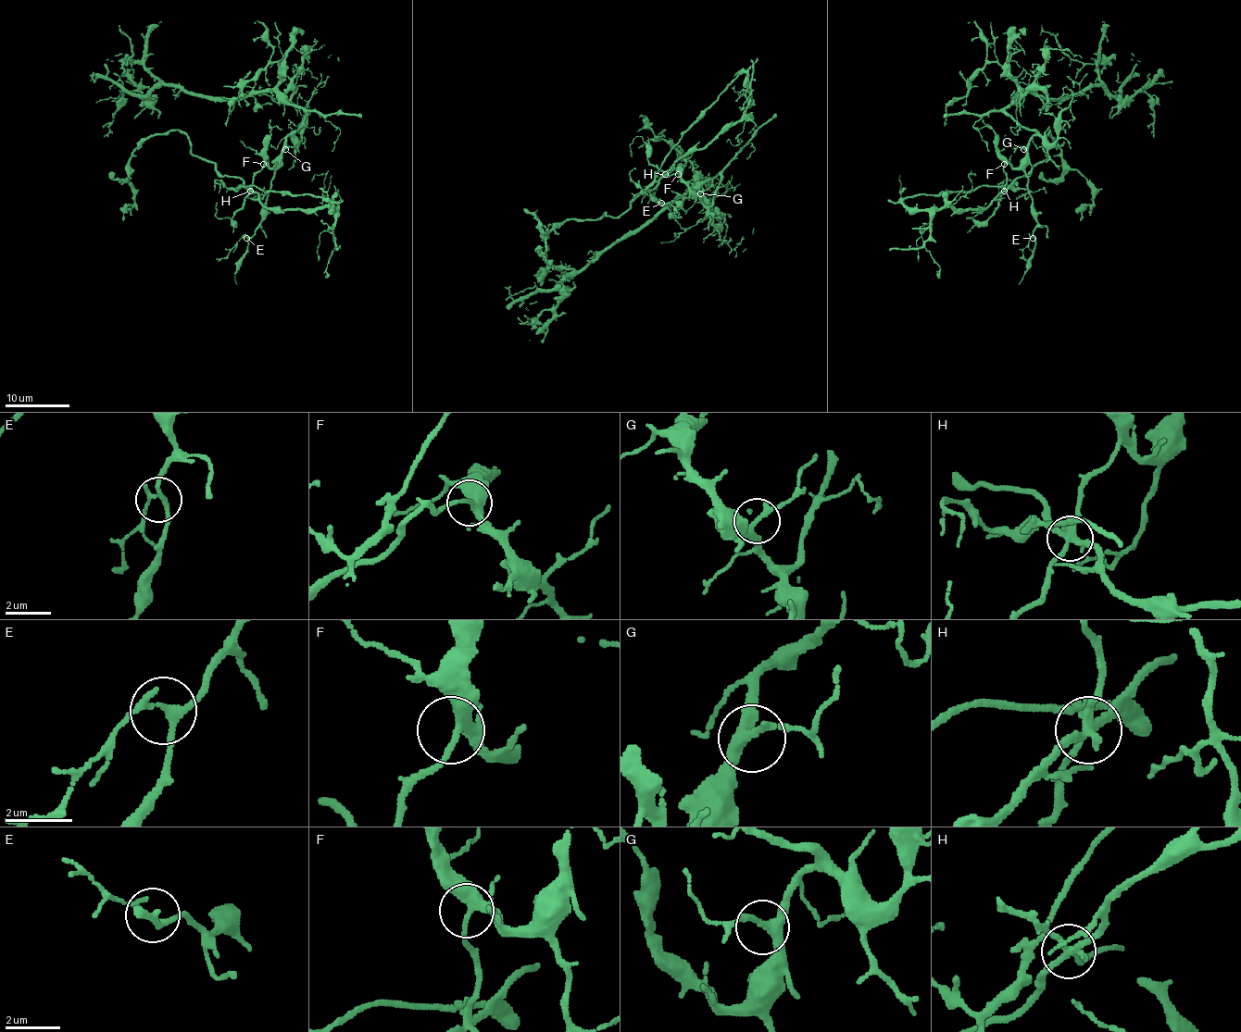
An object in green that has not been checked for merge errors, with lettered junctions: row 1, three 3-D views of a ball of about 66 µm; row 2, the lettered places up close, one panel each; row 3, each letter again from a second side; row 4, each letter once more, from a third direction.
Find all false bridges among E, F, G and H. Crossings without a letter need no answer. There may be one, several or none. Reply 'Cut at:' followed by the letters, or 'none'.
Cut at: H

